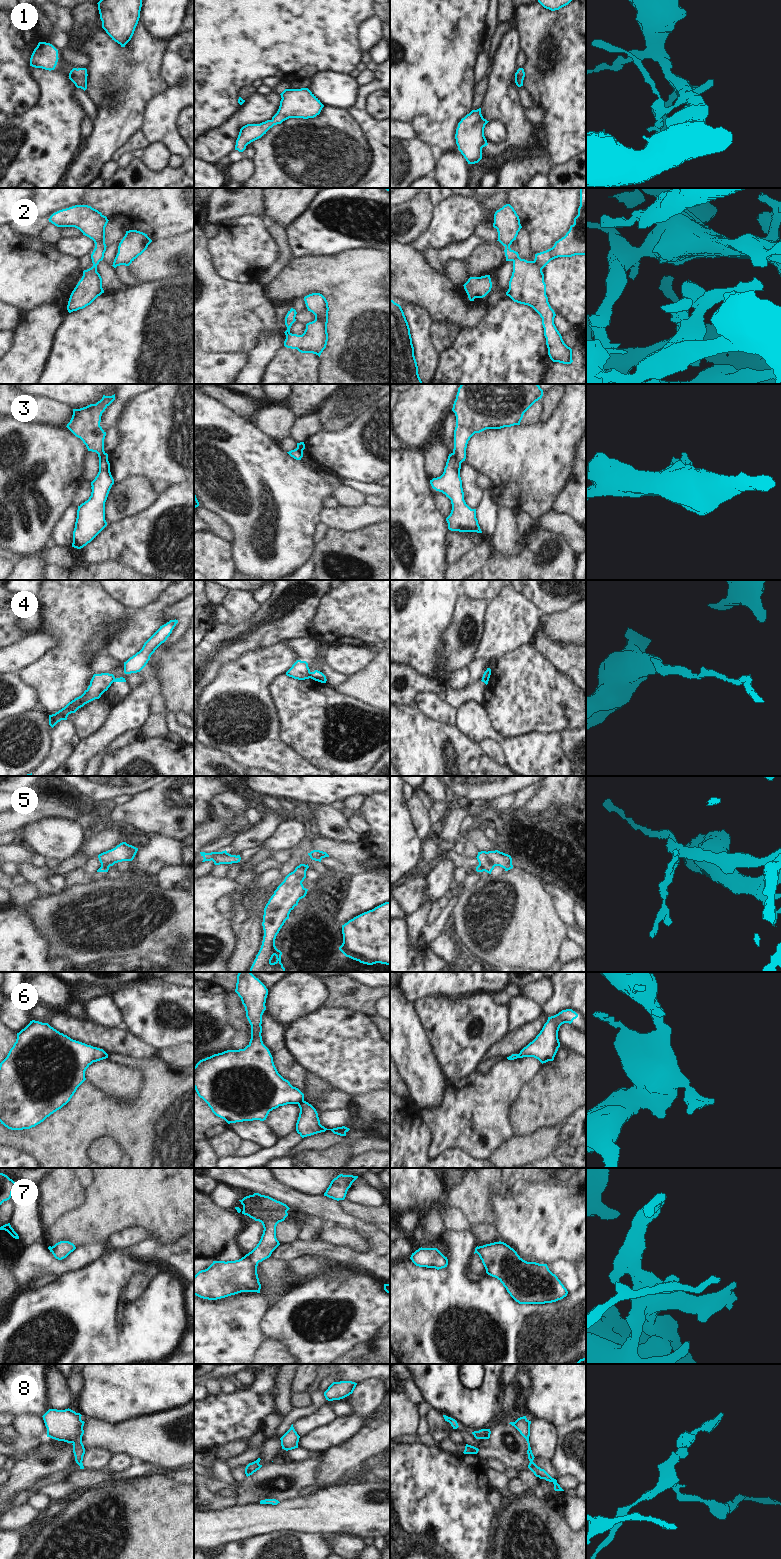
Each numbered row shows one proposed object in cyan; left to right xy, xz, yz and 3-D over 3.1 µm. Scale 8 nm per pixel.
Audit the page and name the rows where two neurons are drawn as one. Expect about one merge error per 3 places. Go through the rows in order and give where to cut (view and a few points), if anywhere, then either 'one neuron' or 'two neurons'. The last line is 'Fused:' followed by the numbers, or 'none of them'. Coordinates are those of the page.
1: no cut | one neuron
2: no cut | one neuron
3: yz (453, 451), (456, 460), (460, 464) | two neurons
4: xz (309, 672), (310, 677) | two neurons
5: xy (101, 865), (109, 866) | two neurons
6: xz (303, 1099), (297, 1103) | two neurons
7: no cut | one neuron
8: no cut | one neuron
Fused: 3, 4, 5, 6

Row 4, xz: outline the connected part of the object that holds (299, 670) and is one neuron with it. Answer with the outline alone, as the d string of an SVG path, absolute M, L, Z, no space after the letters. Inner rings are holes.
M297 660L286 672L286 675L298 680L310 678L310 669L306 661Z

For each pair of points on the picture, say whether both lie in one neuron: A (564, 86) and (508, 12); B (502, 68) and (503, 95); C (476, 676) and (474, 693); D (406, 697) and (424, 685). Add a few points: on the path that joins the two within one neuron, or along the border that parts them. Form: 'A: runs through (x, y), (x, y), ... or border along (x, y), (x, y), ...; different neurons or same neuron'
A: border along (513, 10), (514, 16); different neurons
B: runs through (502, 75), (502, 88); same neuron
C: border along (481, 679), (471, 682); different neurons
D: runs through (410, 693), (420, 685); same neuron

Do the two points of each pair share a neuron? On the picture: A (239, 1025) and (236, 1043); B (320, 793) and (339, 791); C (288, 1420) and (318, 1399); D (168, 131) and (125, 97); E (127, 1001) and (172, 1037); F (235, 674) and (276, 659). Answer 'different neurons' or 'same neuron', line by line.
A: same neuron
B: same neuron
C: same neuron
D: different neurons
E: same neuron
F: same neuron

